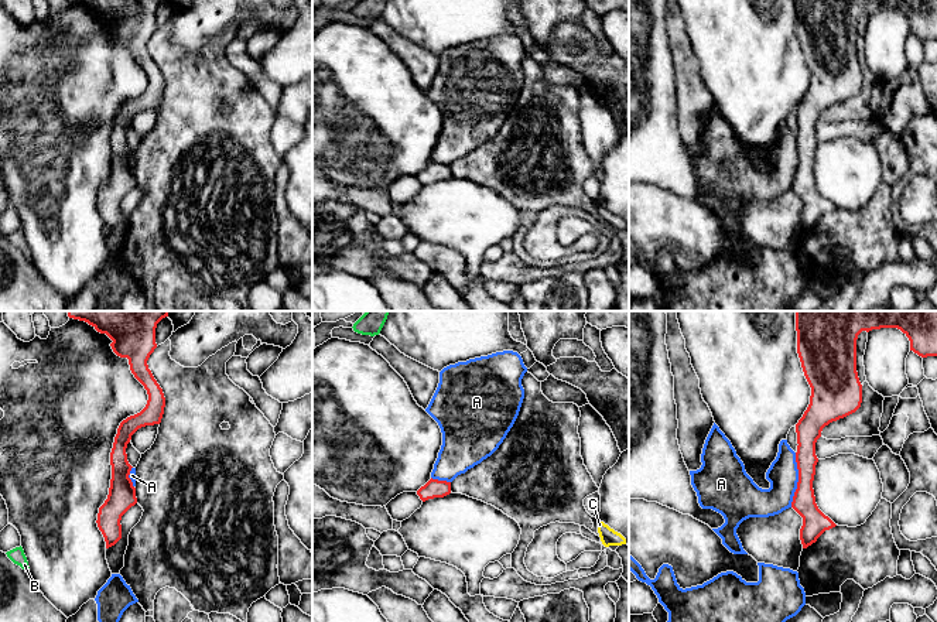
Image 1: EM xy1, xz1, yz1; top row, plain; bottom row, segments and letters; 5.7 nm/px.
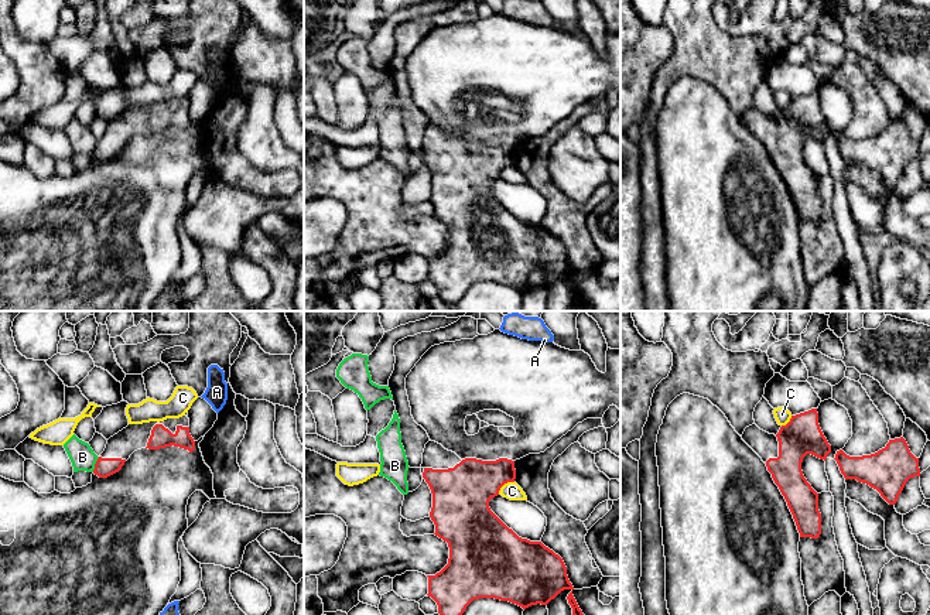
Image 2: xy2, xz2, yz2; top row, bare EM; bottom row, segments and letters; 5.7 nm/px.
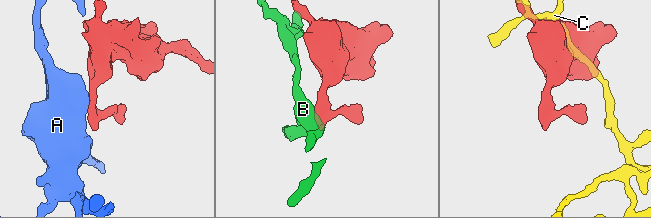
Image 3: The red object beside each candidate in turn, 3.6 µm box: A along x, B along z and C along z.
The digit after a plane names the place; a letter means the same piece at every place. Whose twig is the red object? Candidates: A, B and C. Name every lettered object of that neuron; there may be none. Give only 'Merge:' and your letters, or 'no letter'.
Merge: no letter

